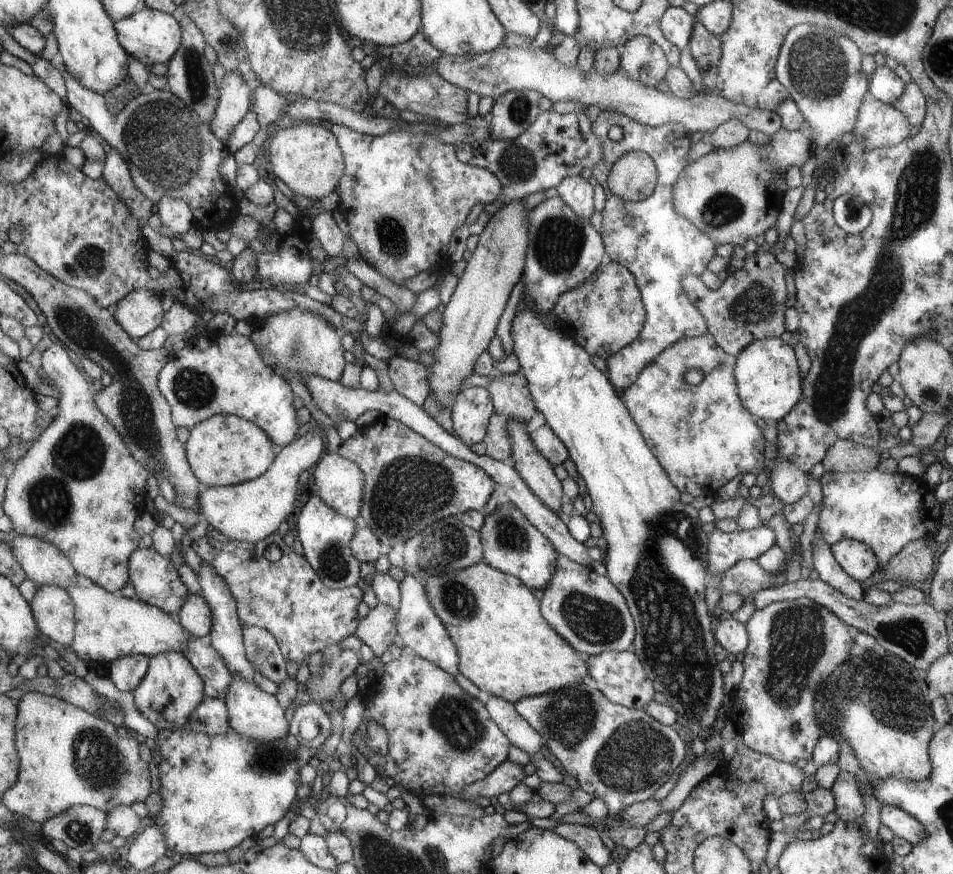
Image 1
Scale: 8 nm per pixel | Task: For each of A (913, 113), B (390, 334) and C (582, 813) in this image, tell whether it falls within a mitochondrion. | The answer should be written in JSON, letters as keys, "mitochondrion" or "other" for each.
{"A":"other","B":"other","C":"other"}

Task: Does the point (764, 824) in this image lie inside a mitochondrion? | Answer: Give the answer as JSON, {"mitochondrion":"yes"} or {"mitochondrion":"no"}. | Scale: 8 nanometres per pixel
{"mitochondrion":"no"}

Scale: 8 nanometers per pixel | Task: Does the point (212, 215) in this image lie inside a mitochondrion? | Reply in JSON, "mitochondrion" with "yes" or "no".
{"mitochondrion":"no"}

